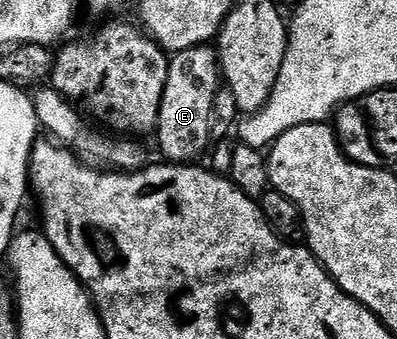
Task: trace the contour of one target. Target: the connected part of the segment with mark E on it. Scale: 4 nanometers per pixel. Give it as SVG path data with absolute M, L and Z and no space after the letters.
M201 45L186 49L175 56L174 65L169 66L166 89L156 122L154 140L169 163L191 164L205 154L210 147L210 109L214 105L216 92L222 86L222 72L218 66L216 52L211 46Z

